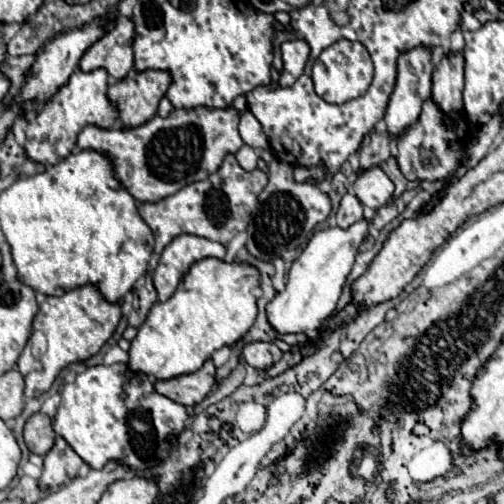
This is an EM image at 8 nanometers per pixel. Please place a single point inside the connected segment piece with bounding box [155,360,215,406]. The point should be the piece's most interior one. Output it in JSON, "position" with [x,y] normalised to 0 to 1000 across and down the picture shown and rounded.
{"position":[375,772]}

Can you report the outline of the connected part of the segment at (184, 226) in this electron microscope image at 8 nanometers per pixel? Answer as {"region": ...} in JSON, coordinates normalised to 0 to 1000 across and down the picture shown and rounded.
{"region":[[[450,306],[435,341],[419,345],[411,357],[383,361],[315,401],[272,405],[280,433],[308,464],[308,500],[319,500],[355,464],[387,464],[450,484],[466,464],[490,452],[498,421],[510,409],[510,389],[526,373],[530,357],[530,341],[514,333],[490,341],[474,329],[462,306]]]}

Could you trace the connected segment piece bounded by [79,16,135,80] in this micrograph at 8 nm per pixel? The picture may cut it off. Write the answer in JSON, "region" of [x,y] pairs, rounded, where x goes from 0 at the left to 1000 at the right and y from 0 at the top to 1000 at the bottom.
{"region":[[[232,32],[228,52],[204,67],[200,79],[181,87],[157,119],[165,143],[208,135],[228,159],[240,159],[264,135],[264,75],[268,52],[260,36]]]}

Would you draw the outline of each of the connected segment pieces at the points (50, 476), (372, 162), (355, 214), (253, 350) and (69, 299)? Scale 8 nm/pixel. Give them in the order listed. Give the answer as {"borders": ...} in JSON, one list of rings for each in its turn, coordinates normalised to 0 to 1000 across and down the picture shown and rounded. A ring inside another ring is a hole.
{"borders":[[[[113,865],[109,885],[89,905],[89,925],[85,925],[85,944],[77,948],[77,964],[117,968],[125,960],[137,960],[153,944],[161,921],[165,913],[149,901],[149,893],[121,865]]],[[[736,262],[736,286],[712,302],[716,337],[736,329],[756,329],[760,317],[776,310],[776,266],[772,262]]],[[[685,385],[681,397],[677,397],[677,409],[669,417],[669,448],[677,452],[688,452],[696,448],[704,437],[712,437],[712,429],[720,429],[720,409],[716,401],[708,397],[704,385]]],[[[542,677],[490,679],[482,687],[480,708],[484,716],[514,732],[526,732],[554,716],[562,698],[542,683]]],[[[169,563],[129,579],[125,587],[93,587],[77,607],[77,619],[65,635],[65,667],[58,671],[46,702],[38,706],[38,738],[50,750],[50,790],[85,786],[109,746],[141,718],[173,714],[200,694],[200,687],[224,667],[236,635],[240,607],[228,599],[212,599],[192,567]],[[77,659],[89,671],[89,687],[77,690]]]]}

